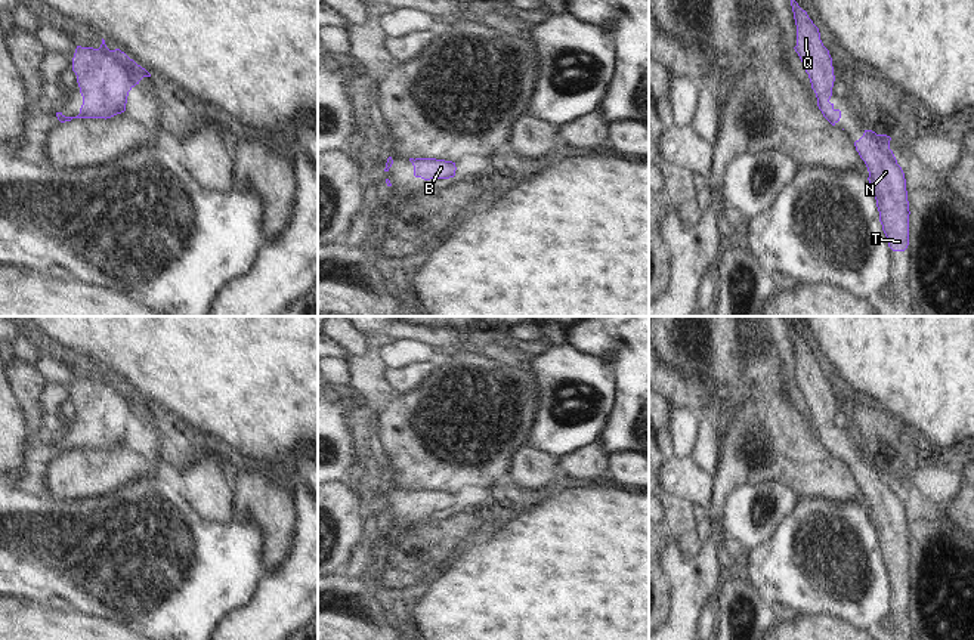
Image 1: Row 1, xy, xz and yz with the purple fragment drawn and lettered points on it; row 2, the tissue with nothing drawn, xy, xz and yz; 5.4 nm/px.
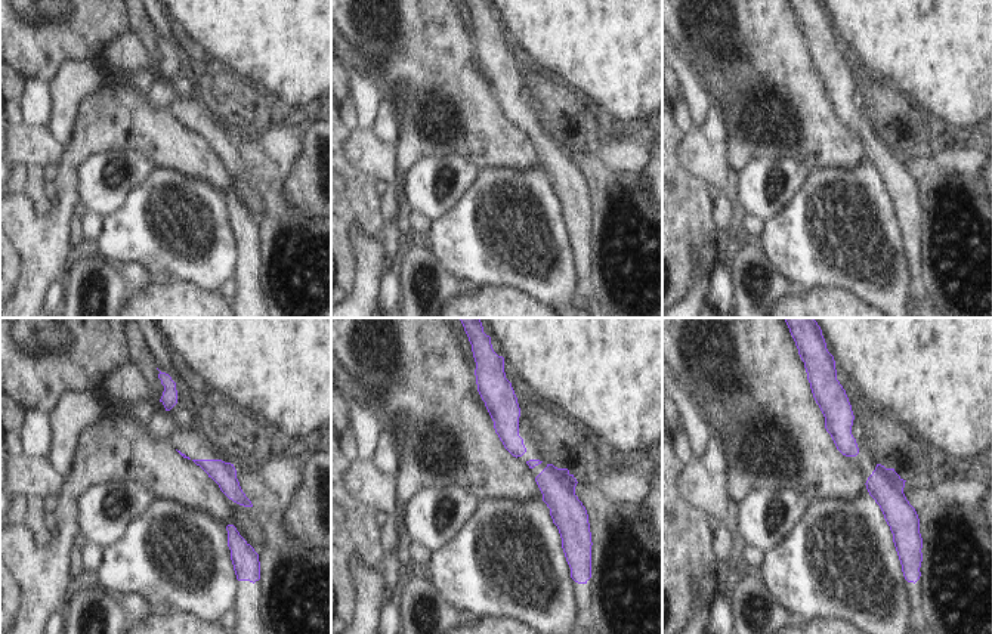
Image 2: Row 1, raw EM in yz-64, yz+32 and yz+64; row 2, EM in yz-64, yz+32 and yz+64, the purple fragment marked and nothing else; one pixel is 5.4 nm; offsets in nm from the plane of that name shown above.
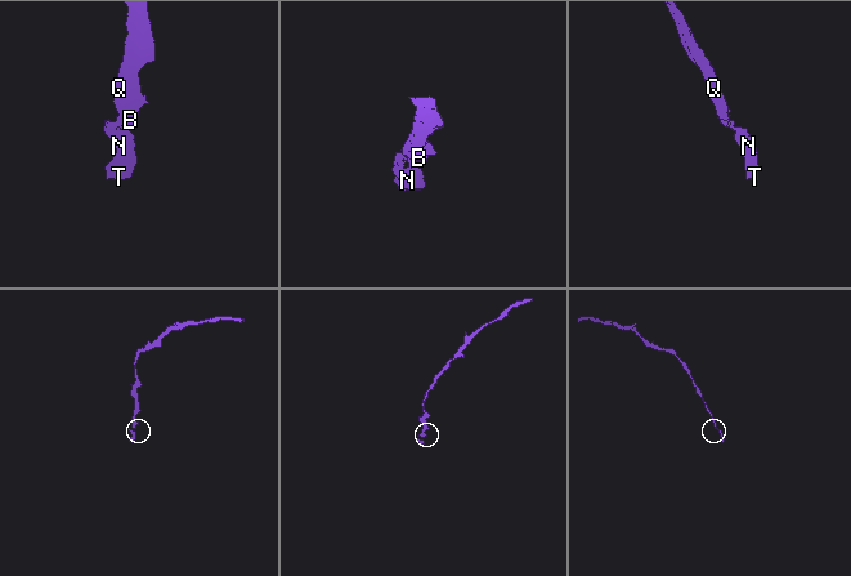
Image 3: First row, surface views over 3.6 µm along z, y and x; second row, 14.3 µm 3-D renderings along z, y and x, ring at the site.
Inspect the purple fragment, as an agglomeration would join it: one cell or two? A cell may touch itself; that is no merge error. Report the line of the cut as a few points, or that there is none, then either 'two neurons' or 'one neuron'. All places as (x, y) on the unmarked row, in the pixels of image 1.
no cut; one neuron

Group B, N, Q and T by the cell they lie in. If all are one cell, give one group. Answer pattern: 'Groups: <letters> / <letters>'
Groups: B N Q T.

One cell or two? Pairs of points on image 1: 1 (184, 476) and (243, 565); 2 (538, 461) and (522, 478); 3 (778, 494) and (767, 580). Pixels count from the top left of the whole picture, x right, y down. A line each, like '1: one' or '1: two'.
1: two
2: one
3: two

